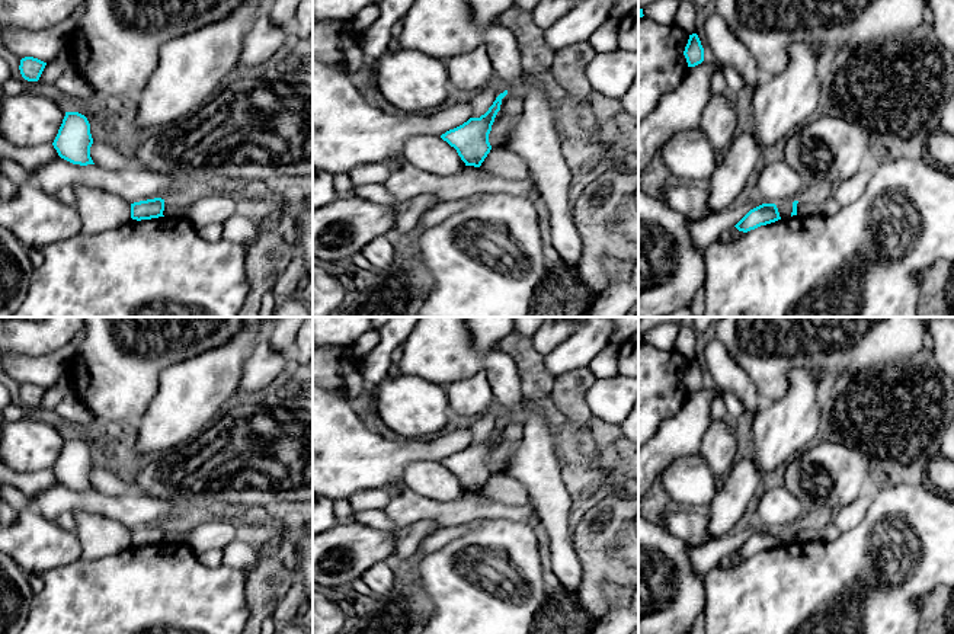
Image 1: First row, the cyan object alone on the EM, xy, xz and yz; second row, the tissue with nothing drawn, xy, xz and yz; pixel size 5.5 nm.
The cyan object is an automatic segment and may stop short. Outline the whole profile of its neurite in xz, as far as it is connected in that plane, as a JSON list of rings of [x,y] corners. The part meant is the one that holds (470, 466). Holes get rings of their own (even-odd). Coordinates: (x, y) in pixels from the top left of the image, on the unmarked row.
[[[508,416],[500,419],[489,436],[480,444],[470,444],[462,451],[446,457],[441,461],[451,473],[454,473],[465,489],[465,491],[480,493],[492,476],[489,460],[497,438],[500,436],[502,425]]]

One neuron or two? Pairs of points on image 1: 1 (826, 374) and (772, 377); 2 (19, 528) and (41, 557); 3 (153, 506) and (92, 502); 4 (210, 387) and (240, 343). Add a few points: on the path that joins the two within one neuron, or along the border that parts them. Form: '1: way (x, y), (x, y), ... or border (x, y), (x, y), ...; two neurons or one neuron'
1: way (813, 361), (788, 361), (786, 364); one neuron
2: way (25, 535), (39, 550); one neuron
3: way (138, 506), (106, 506); one neuron
4: way (214, 377), (231, 354); one neuron

